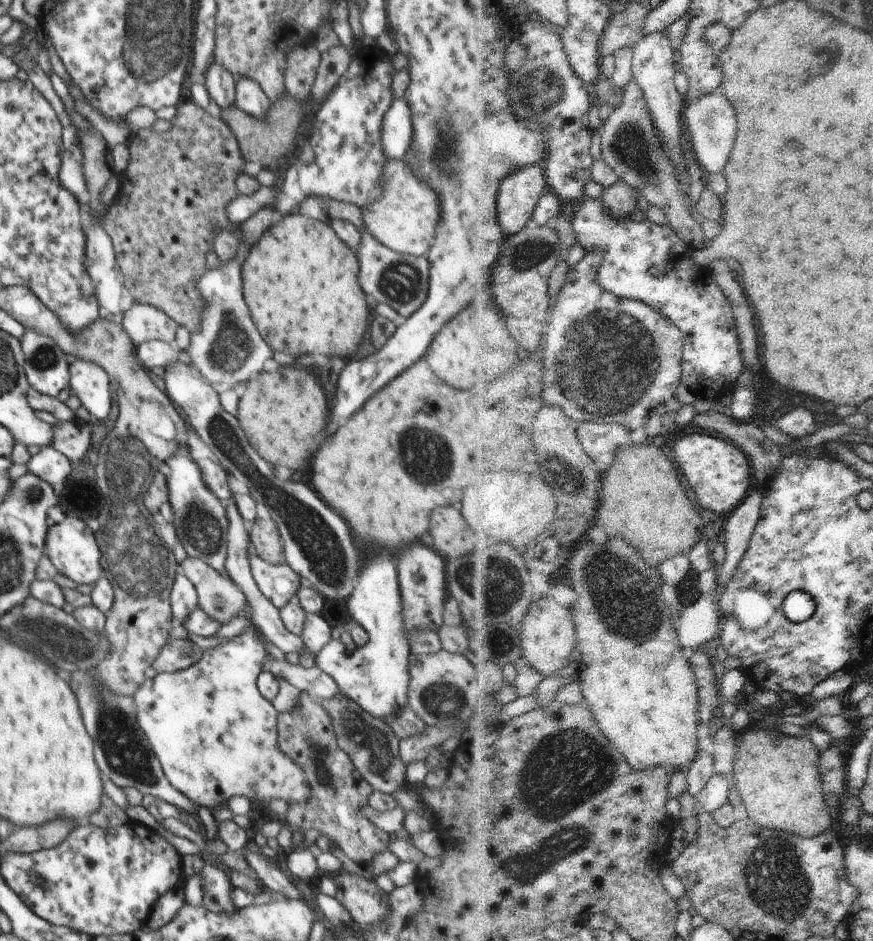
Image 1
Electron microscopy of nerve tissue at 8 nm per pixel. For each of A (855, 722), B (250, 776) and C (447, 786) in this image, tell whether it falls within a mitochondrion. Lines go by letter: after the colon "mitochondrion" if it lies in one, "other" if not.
A: other
B: other
C: other

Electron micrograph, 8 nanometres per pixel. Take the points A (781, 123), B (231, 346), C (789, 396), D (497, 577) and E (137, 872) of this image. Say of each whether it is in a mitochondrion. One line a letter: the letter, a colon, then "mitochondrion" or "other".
A: other
B: mitochondrion
C: other
D: mitochondrion
E: other

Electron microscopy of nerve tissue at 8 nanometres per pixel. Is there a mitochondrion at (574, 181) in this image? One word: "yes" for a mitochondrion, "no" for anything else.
no

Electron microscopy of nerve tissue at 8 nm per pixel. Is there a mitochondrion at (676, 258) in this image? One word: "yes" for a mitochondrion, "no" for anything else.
no

